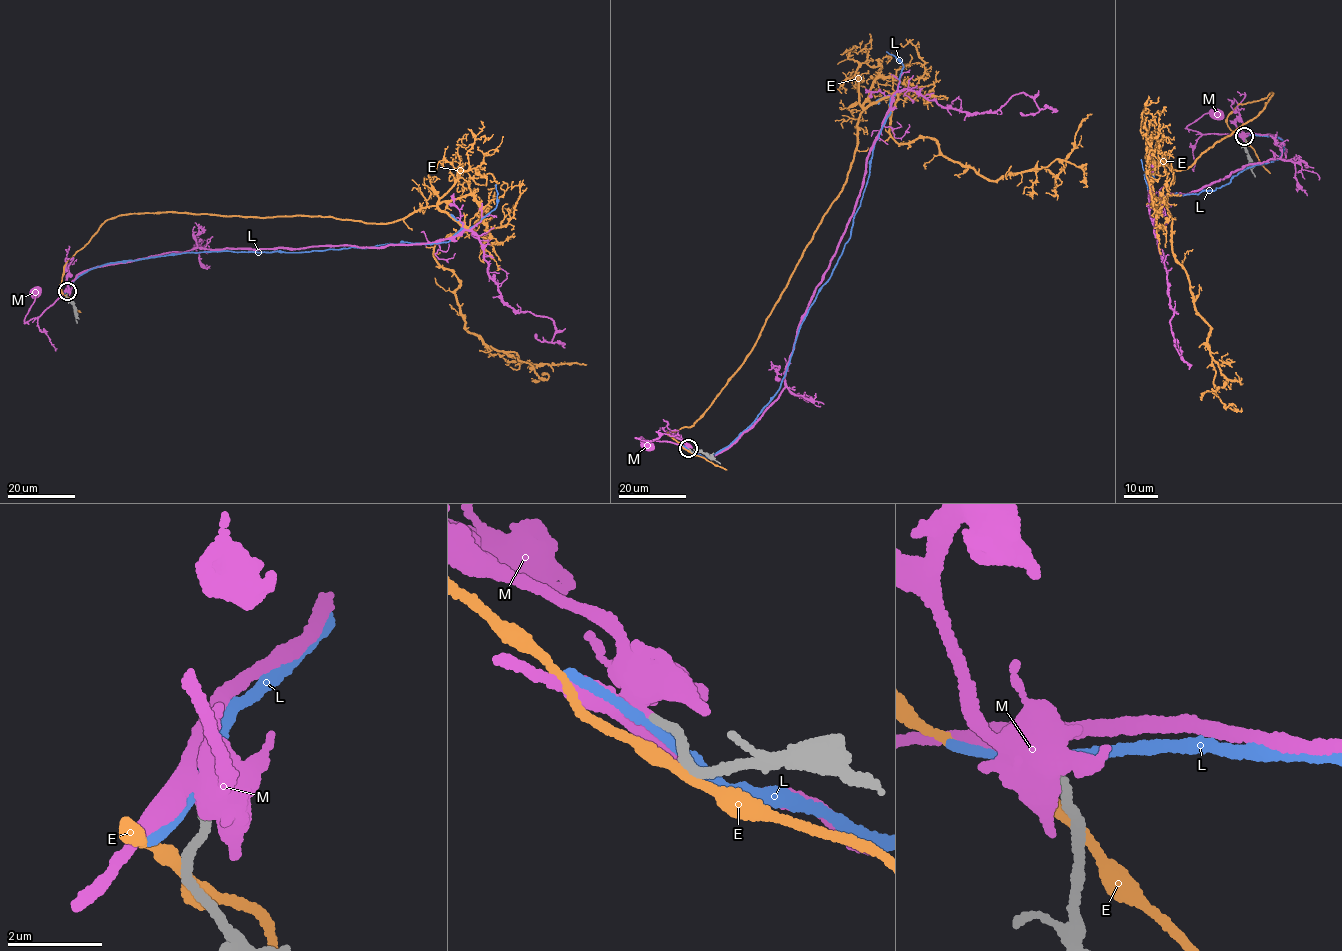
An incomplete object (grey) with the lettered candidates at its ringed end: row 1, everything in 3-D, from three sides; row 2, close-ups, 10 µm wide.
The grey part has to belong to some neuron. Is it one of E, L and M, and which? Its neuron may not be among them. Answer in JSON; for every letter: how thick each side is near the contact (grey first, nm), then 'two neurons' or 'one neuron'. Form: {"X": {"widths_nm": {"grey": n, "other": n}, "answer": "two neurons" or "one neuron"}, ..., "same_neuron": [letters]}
{"E": {"widths_nm": {"grey": 200, "other": 240}, "answer": "two neurons"}, "L": {"widths_nm": {"grey": 170, "other": 220}, "answer": "two neurons"}, "M": {"widths_nm": {"grey": 170, "other": 320}, "answer": "one neuron"}, "same_neuron": ["M"]}

